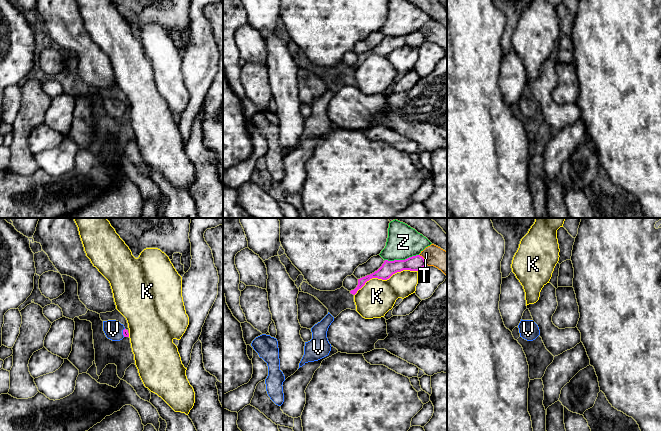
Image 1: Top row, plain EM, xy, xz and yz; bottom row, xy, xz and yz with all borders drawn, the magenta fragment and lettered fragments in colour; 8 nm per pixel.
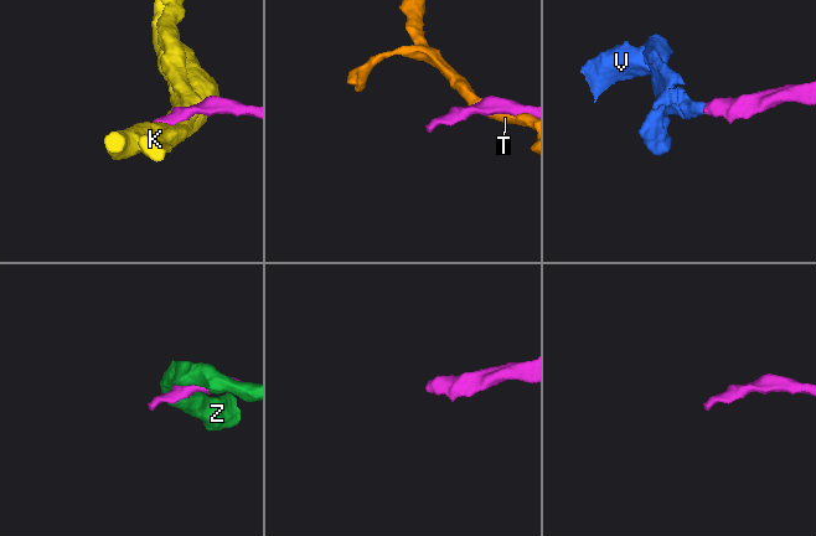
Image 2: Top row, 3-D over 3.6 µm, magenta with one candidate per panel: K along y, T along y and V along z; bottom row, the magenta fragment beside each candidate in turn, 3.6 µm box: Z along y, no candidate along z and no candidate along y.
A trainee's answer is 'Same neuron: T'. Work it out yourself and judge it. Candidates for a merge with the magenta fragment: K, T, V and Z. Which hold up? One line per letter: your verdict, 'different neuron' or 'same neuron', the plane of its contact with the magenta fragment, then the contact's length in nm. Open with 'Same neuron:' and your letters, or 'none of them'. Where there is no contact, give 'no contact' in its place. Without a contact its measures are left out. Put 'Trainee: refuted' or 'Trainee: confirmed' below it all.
Same neuron: V
K: different neuron | xz | 550 nm
T: different neuron | xz | 110 nm
V: same neuron | xy | 70 nm
Z: different neuron | xz | 280 nm
Trainee: refuted

